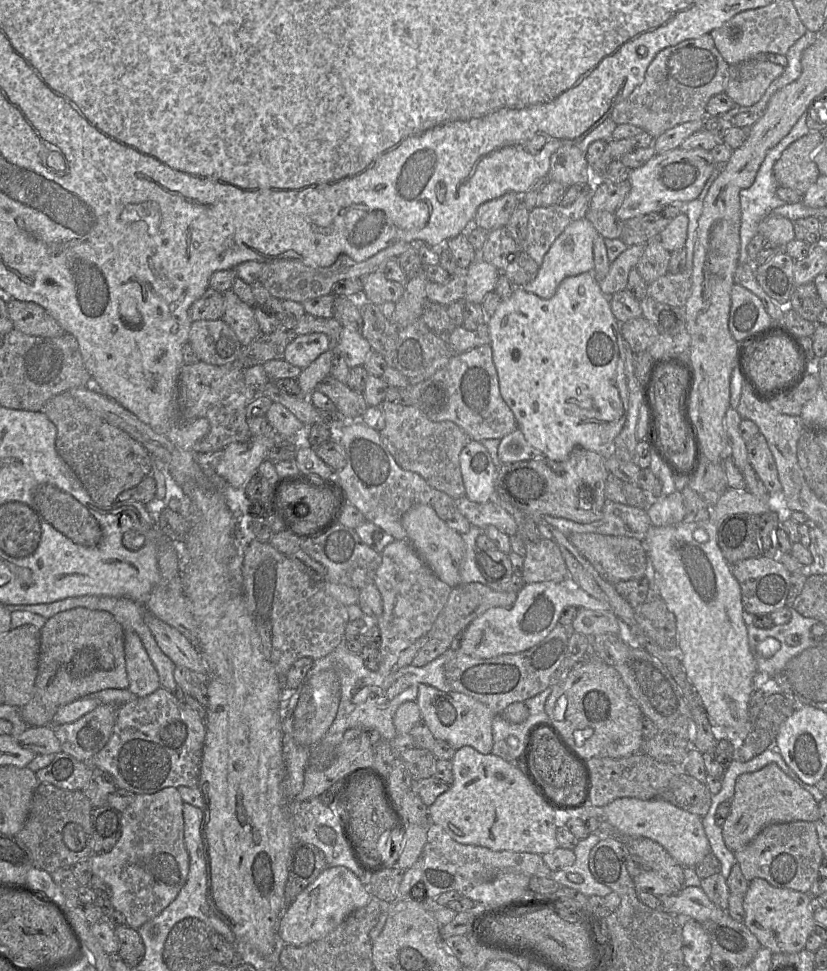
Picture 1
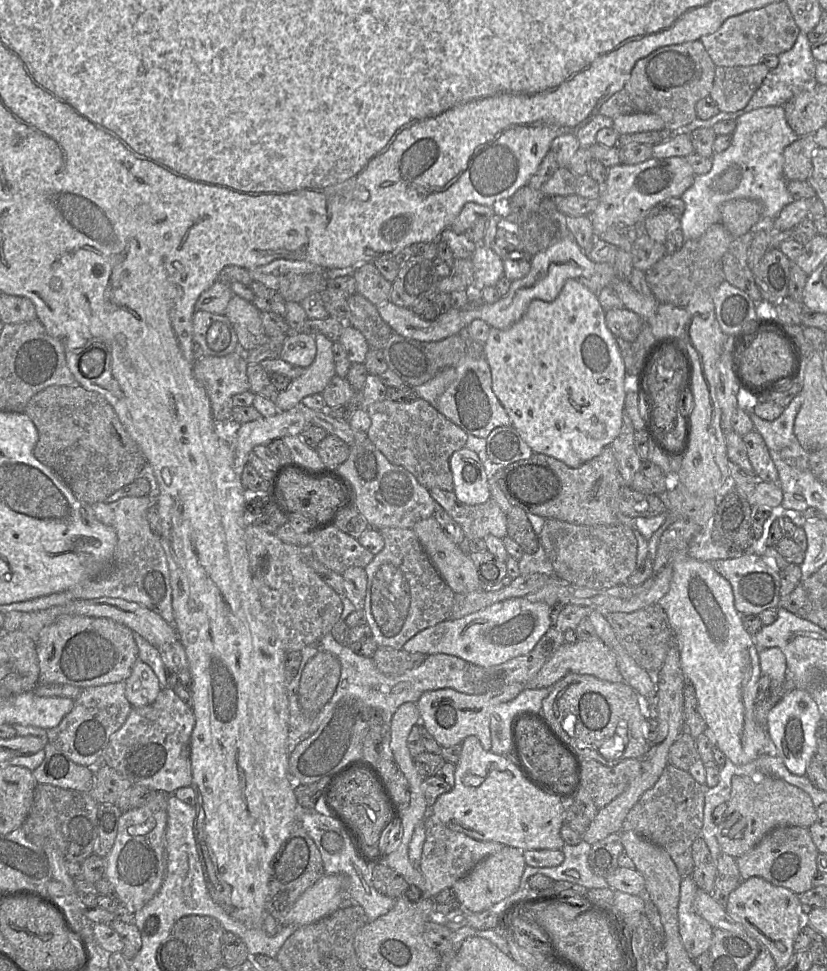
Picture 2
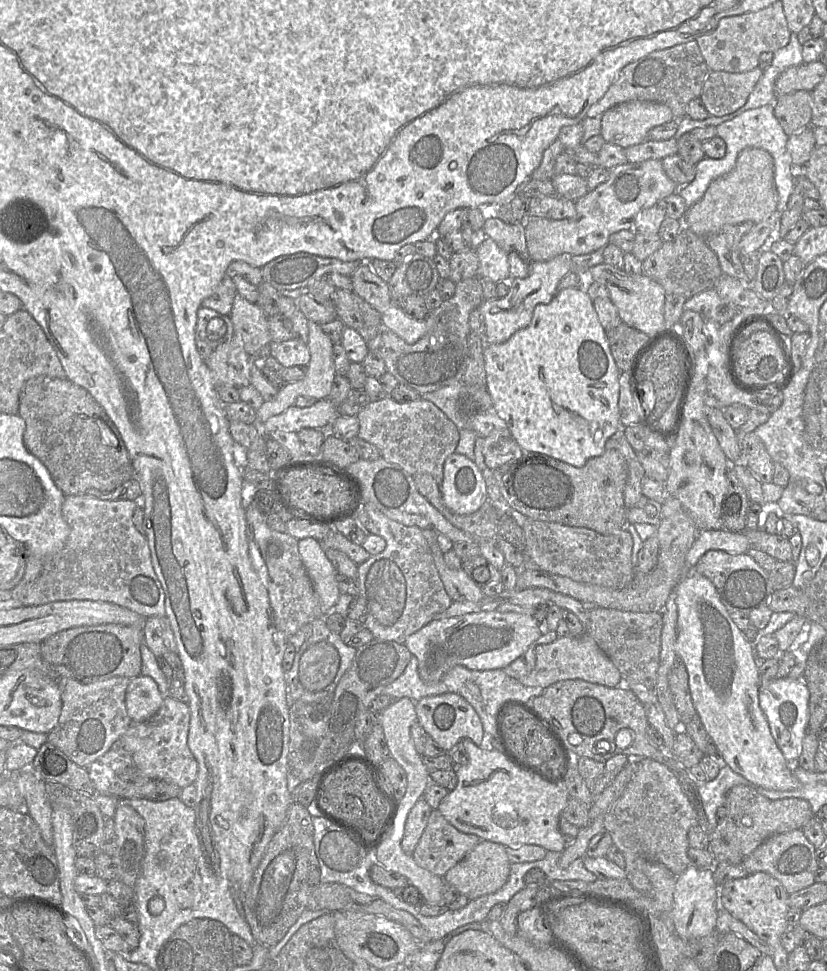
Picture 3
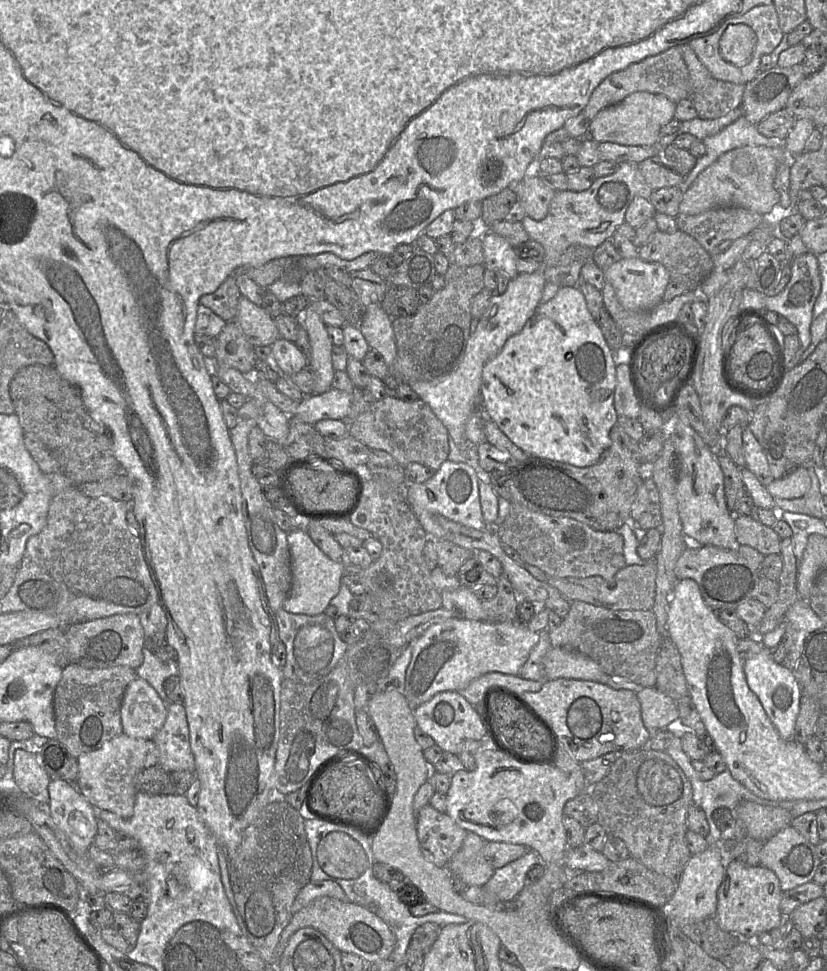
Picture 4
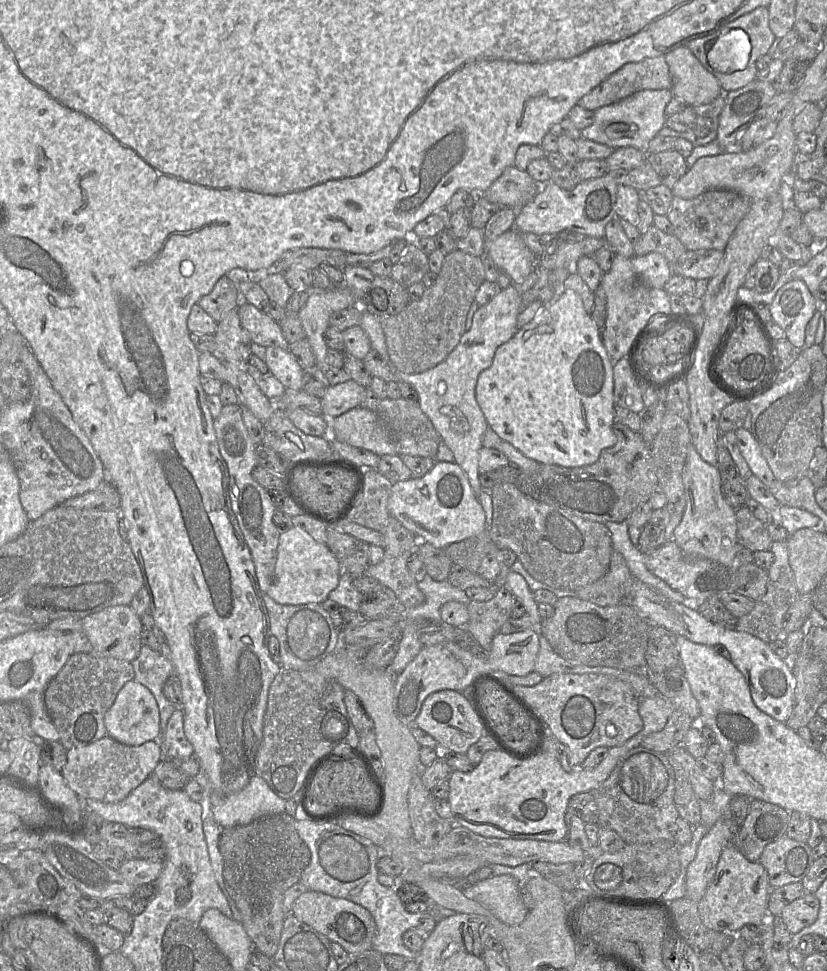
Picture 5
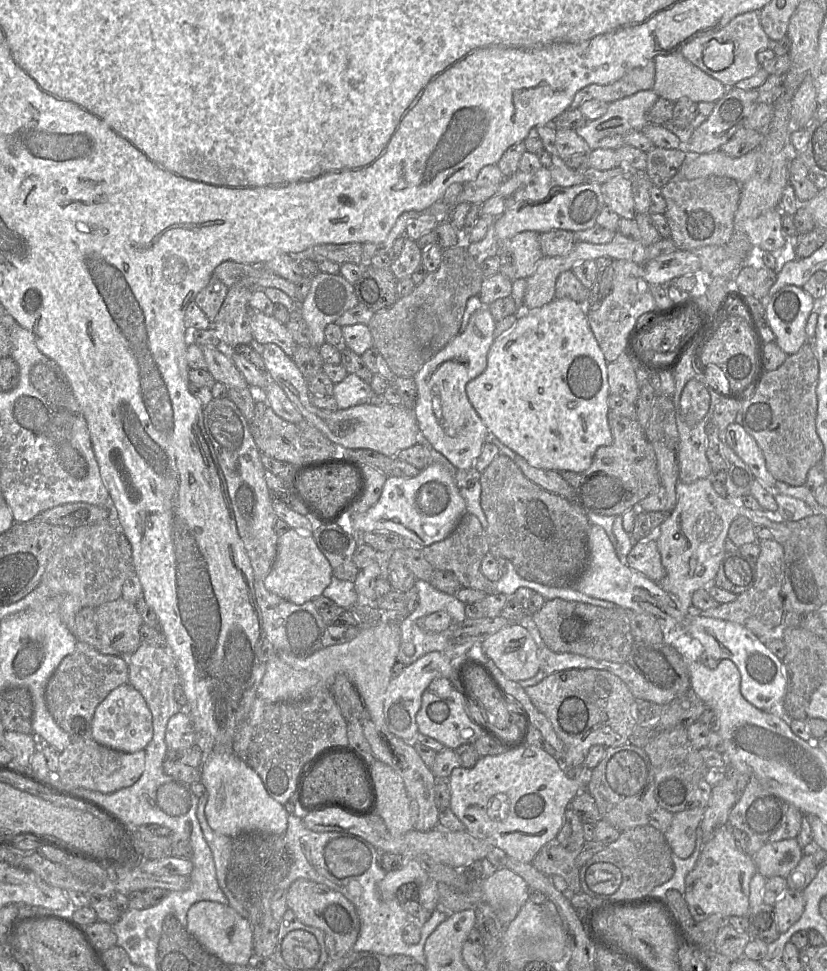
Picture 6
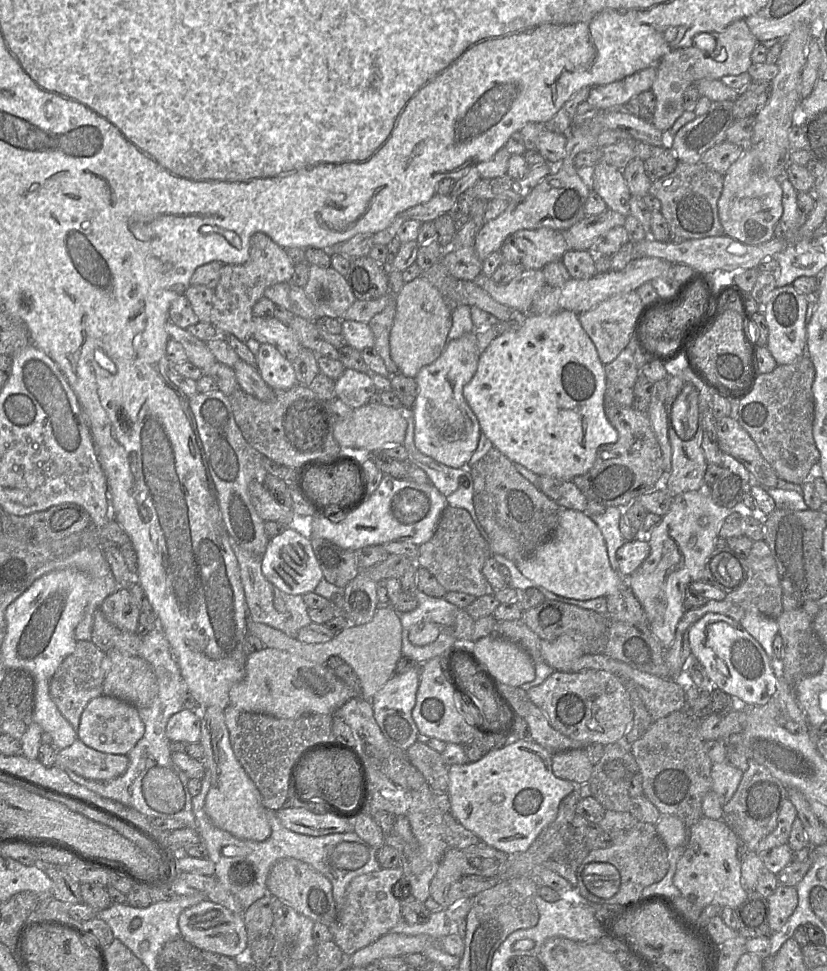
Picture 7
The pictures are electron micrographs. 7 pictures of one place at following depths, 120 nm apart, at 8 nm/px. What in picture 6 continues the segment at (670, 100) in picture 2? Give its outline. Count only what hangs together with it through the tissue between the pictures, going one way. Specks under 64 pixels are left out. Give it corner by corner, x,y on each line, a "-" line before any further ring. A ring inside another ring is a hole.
647,64
628,71
619,80
610,84
590,84
576,92
569,109
578,108
587,100
601,100
611,103
641,90
650,90
655,82
655,64

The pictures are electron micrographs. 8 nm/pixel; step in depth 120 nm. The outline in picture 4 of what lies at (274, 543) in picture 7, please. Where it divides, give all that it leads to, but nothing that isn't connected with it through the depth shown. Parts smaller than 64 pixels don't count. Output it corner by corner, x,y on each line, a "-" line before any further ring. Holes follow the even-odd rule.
300,525
287,534
287,541
291,555
292,586
283,609
294,614
324,613
340,590
345,575
342,563
329,558

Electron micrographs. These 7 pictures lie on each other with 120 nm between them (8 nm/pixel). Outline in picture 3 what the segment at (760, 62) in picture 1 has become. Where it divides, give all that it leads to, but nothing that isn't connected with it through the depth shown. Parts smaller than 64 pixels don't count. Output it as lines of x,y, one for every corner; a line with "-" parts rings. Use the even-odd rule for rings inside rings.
760,67
743,73
710,72
699,98
710,116
729,115
746,104
762,75

